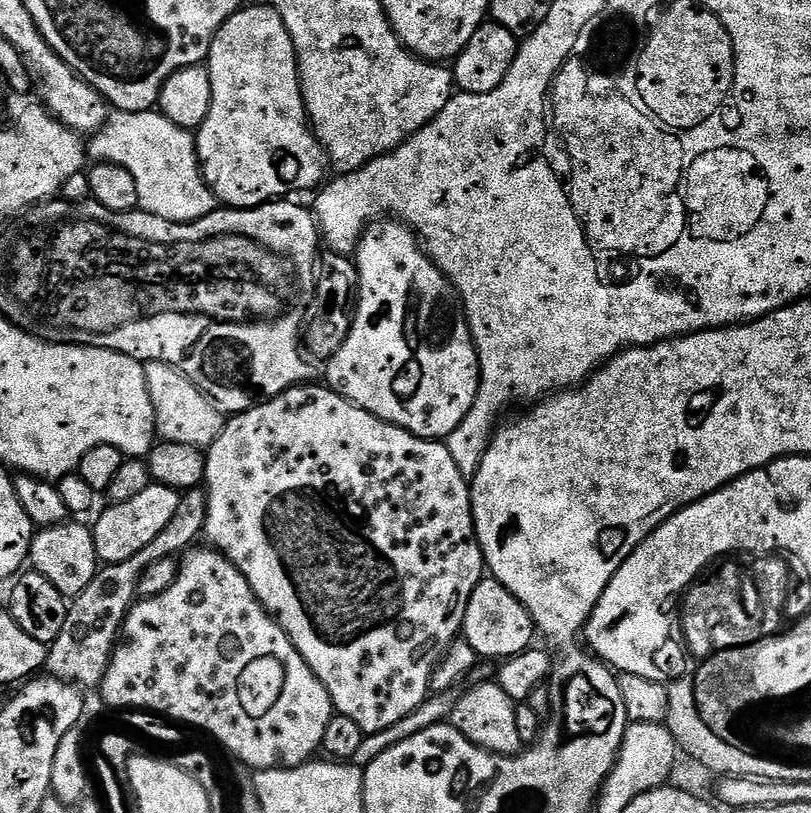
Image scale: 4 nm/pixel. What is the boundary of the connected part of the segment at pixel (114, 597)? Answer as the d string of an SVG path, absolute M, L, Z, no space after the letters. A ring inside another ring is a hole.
M203 487L183 489L178 510L174 510L170 522L166 522L166 527L154 537L150 546L142 546L142 550L138 550L134 558L126 558L126 562L104 564L96 573L94 582L90 582L82 594L71 597L66 623L48 650L47 675L84 690L99 689L104 672L112 661L112 653L121 639L124 619L138 599L136 587L138 578L142 578L142 570L146 570L150 562L158 562L158 558L179 557L189 551L199 541L196 539L204 536L207 509L208 494Z

